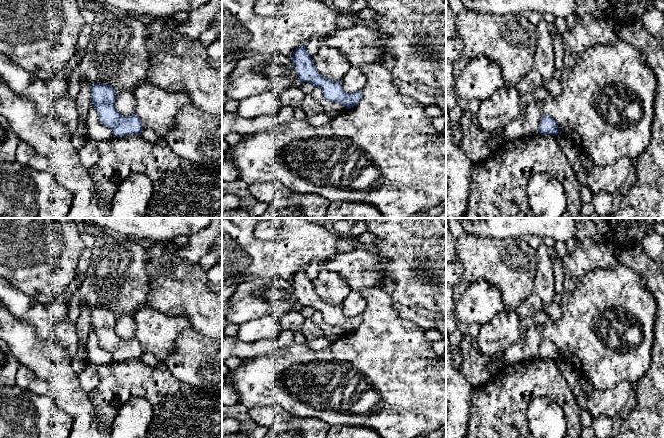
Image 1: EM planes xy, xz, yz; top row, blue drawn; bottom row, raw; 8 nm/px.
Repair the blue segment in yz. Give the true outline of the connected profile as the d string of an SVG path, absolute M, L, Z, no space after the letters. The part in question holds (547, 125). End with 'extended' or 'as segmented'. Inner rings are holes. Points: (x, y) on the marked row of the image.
M543 115L540 120L539 133L541 135L550 134L555 136L560 133L560 130L555 120L551 116Z | as segmented

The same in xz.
M307 44L296 48L290 59L299 81L301 83L311 83L314 87L319 87L326 100L340 103L346 109L351 109L360 102L362 91L347 93L343 90L342 80L337 82L330 81L318 73L307 51Z | as segmented

